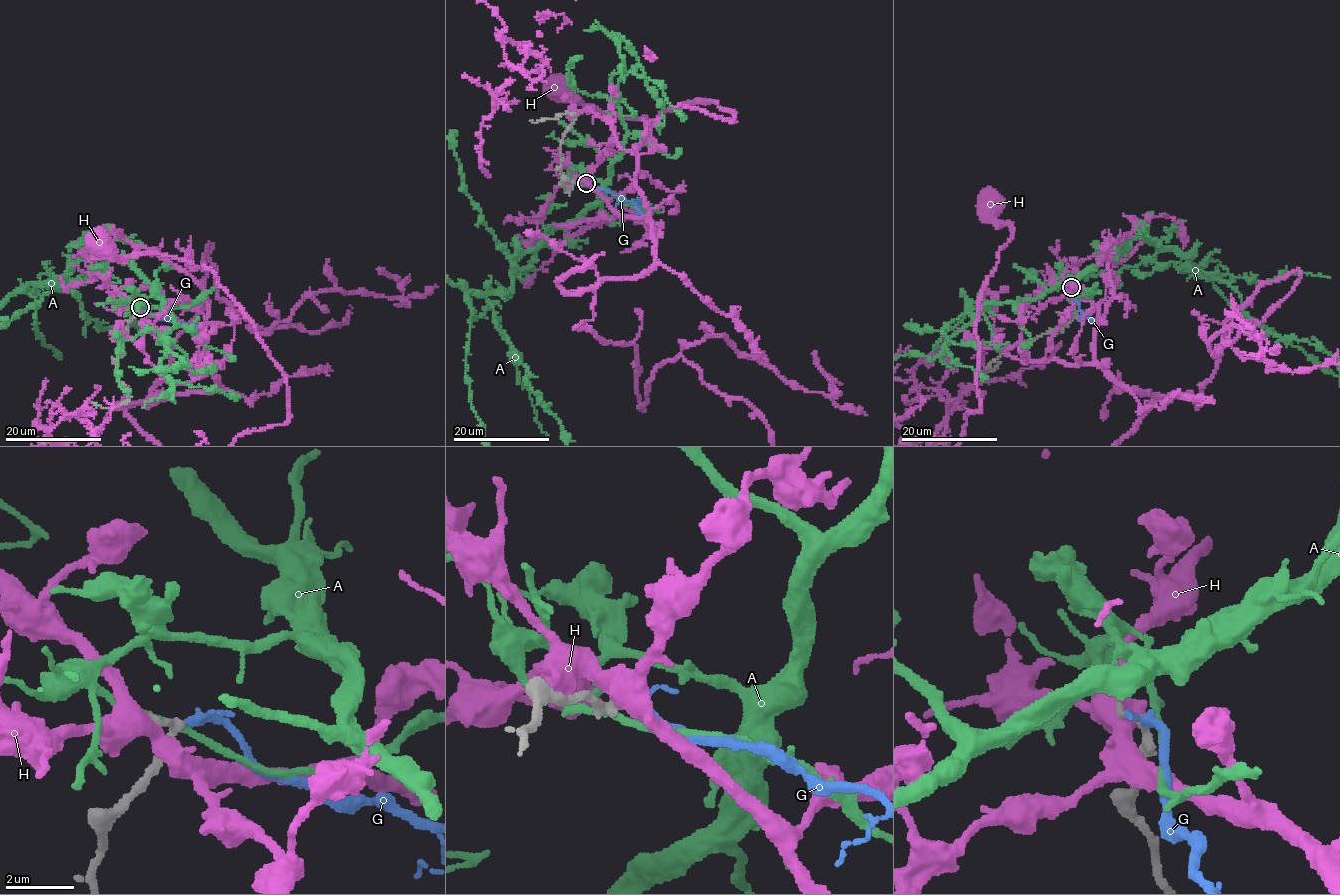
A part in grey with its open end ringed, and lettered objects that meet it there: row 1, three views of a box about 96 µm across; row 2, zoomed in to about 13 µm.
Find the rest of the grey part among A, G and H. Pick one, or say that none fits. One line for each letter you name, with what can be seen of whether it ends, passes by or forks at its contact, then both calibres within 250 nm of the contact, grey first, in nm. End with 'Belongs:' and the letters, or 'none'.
G: it passes by; calibres 340 and 180 nm
Belongs: G

